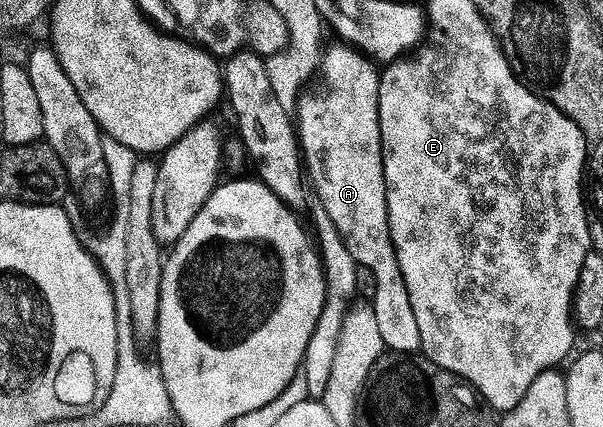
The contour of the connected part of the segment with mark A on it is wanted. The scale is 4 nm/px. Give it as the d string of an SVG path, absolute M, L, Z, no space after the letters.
M338 44L326 51L323 55L323 65L321 71L321 79L331 91L327 94L327 102L306 102L300 101L297 109L297 135L301 147L301 157L309 175L310 185L319 193L319 202L323 205L326 221L332 222L337 228L343 245L349 248L349 252L354 256L356 262L364 271L367 270L375 277L375 300L373 307L378 321L378 330L381 331L381 337L384 341L386 349L392 354L417 354L421 350L421 328L417 328L417 316L413 312L413 303L409 301L409 288L405 288L405 276L401 276L401 264L397 260L397 252L395 245L391 239L391 229L389 228L389 208L387 207L387 185L385 184L385 168L383 167L383 141L381 140L381 120L379 119L379 80L380 71L377 69L376 63L372 59L364 56L360 51L346 45Z

